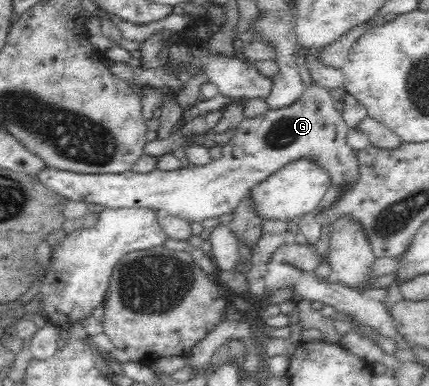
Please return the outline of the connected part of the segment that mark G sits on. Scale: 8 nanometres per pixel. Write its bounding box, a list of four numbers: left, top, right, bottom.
[35,84,359,222]

